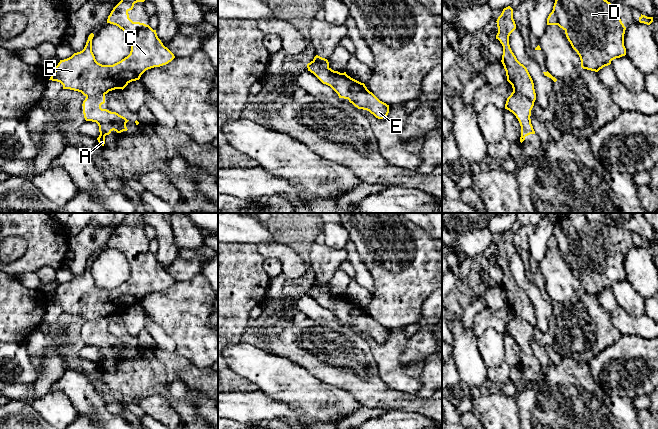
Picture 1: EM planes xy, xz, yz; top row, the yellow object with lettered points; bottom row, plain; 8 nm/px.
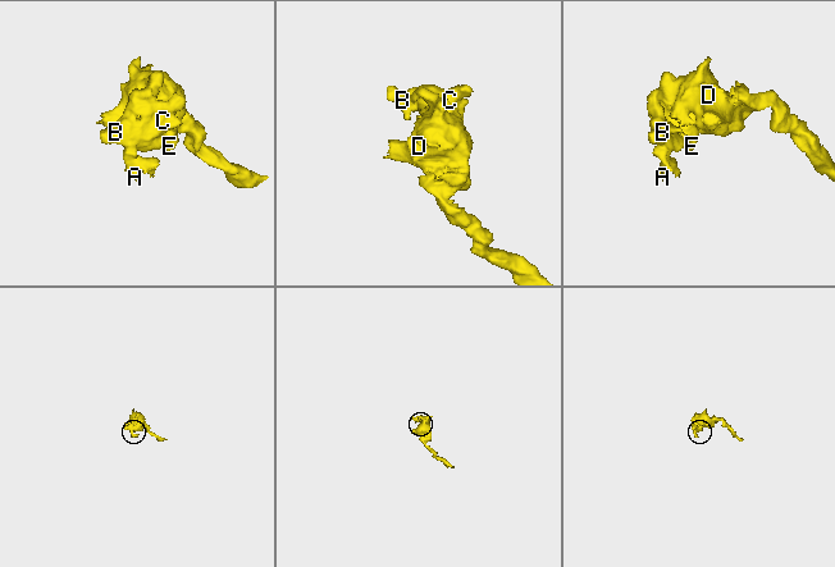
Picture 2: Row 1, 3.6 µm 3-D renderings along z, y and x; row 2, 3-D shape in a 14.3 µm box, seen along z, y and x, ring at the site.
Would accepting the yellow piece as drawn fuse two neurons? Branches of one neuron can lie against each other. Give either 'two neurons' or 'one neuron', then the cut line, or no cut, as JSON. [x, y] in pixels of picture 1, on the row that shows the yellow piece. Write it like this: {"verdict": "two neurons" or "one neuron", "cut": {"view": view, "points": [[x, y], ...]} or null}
{"verdict": "two neurons", "cut": {"view": "yz", "points": [[513, 90], [526, 96], [533, 102]]}}

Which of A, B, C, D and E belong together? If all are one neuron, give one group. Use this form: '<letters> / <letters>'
A / B C D E

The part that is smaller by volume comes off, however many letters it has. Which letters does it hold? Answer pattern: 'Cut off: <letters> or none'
Cut off: A

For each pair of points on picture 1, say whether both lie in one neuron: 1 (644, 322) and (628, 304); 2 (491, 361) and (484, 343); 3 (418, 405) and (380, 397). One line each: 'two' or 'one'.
1: two
2: one
3: one

